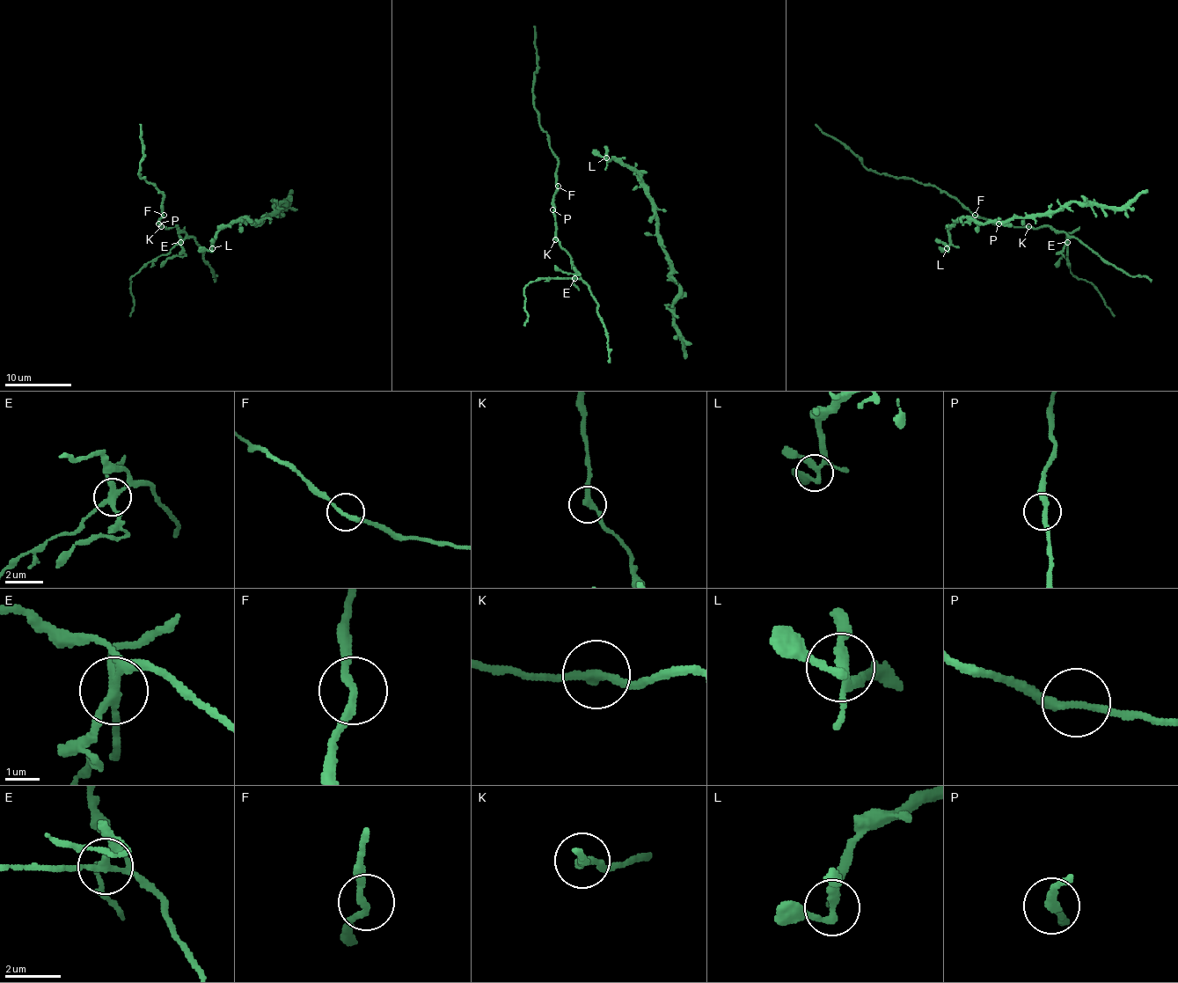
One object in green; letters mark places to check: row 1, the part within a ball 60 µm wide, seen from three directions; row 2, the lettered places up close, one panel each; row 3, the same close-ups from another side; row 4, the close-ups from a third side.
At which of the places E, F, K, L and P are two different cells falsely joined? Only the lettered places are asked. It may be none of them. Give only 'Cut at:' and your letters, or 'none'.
Cut at: E

